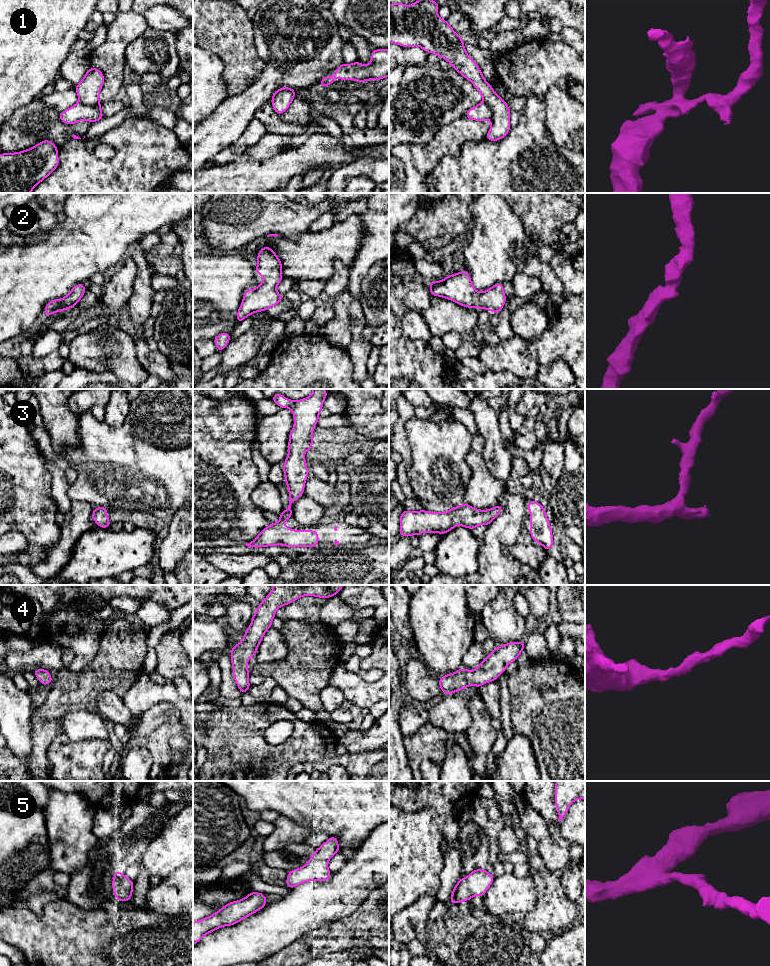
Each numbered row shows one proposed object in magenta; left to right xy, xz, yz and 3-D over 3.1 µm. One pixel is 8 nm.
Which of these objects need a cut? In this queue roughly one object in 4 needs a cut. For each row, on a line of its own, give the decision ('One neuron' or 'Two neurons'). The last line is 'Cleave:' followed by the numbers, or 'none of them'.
1: Two neurons
2: One neuron
3: One neuron
4: One neuron
5: One neuron
Cleave: 1

